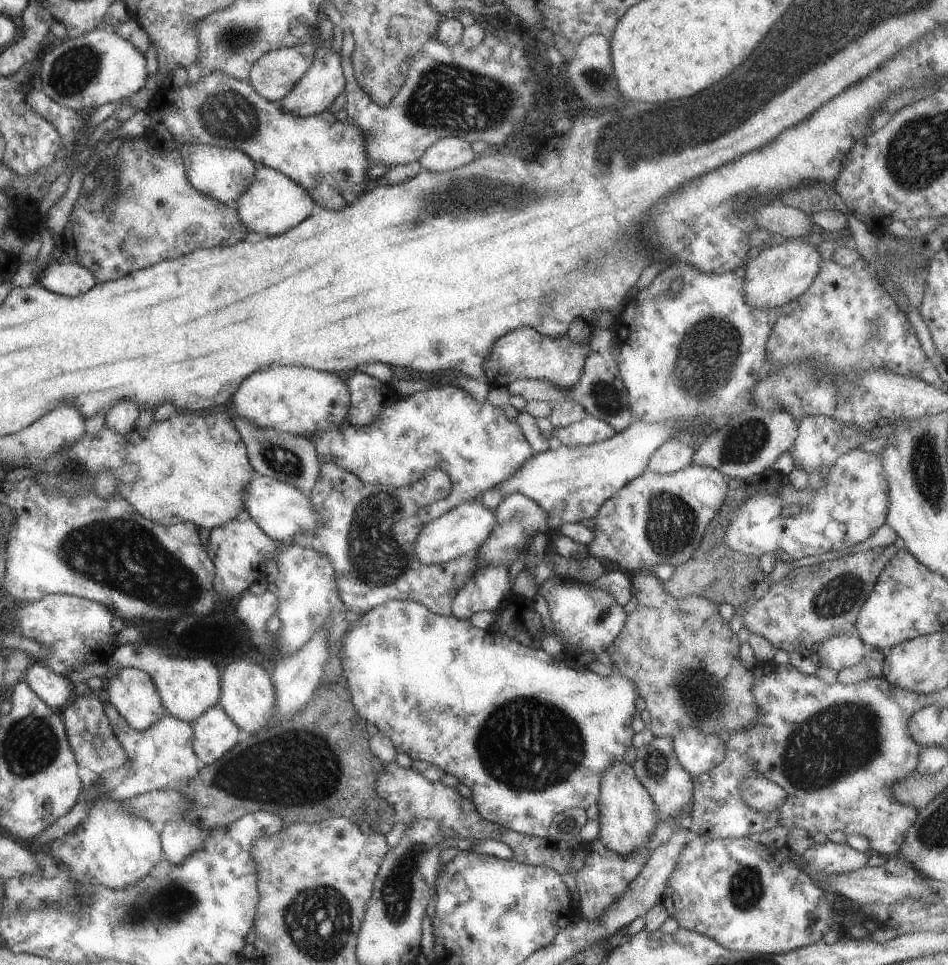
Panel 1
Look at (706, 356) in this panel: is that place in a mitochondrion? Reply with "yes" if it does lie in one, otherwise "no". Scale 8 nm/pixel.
yes

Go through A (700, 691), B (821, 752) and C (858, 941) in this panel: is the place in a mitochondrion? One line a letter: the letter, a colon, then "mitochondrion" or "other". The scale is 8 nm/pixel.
A: mitochondrion
B: mitochondrion
C: other

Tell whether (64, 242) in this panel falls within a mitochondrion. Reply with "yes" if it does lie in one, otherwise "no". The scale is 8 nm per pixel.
no

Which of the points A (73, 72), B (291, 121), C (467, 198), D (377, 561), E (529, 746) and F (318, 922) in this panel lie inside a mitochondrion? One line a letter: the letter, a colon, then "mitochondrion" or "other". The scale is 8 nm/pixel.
A: mitochondrion
B: other
C: mitochondrion
D: mitochondrion
E: mitochondrion
F: mitochondrion

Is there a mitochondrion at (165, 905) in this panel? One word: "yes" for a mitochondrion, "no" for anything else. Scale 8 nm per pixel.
yes

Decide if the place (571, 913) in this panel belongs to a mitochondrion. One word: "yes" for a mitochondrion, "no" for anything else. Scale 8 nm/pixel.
no

